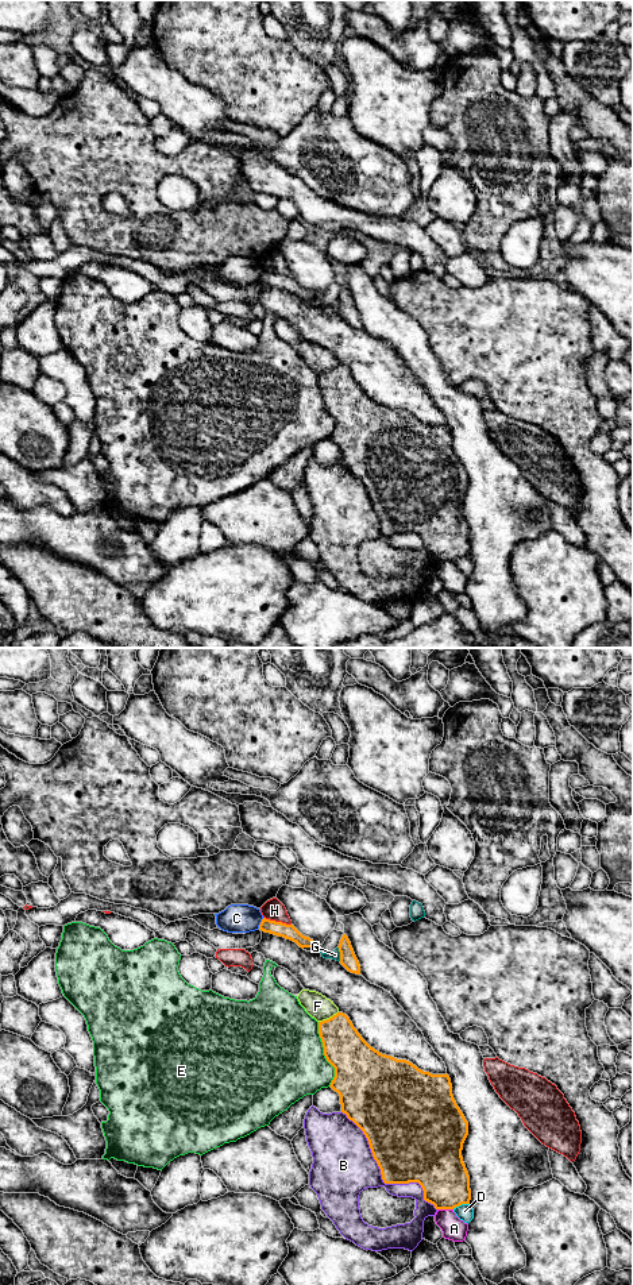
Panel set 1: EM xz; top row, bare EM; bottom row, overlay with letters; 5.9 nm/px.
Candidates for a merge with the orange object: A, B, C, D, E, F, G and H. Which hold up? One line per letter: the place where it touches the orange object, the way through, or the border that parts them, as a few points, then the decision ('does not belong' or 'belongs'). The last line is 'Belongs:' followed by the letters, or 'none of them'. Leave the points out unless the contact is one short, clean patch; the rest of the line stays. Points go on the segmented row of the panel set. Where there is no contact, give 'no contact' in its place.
A: meets orange in xz at (446, 1208); does not belong
B: meets orange in xz at (382, 1179); does not belong
C: meets orange in xz at (261, 923); border along xz (263, 918), (258, 927); does not belong
D: meets orange in xz at (460, 1204); does not belong
E: meets orange in xz at (324, 1054); does not belong
F: meets orange in xz at (329, 1018); does not belong
G: meets orange in xz at (340, 953); border along xz (338, 946), (340, 960); does not belong
H: meets orange in xz at (277, 922); border along xz (263, 917), (290, 925); does not belong
Belongs: none of them

